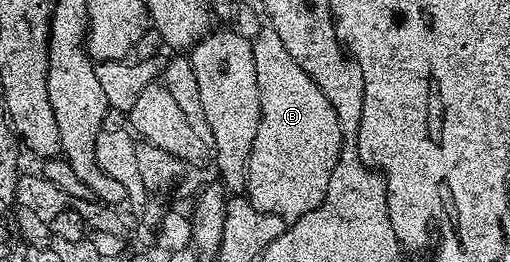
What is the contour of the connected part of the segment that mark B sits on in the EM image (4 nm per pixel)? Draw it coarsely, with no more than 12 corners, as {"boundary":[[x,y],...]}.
{"boundary":[[270,29],[258,37],[263,106],[248,161],[271,192],[323,201],[342,151],[336,111]]}

